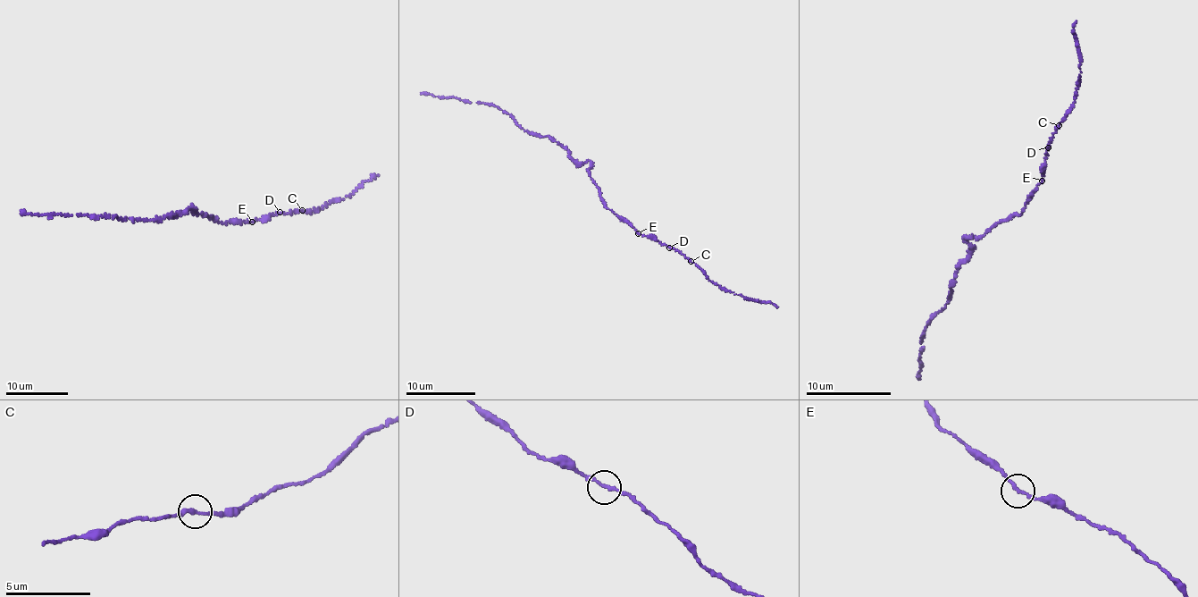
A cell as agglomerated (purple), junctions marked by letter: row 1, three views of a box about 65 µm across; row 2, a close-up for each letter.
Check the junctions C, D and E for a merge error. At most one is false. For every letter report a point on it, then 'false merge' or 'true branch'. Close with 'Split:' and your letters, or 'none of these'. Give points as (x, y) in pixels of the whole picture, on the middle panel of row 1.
C: at (691, 261); true branch
D: at (669, 248); true branch
E: at (638, 233); true branch
Split: none of these

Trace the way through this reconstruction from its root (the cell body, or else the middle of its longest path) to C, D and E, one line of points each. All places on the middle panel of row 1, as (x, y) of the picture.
C: (596, 183), (604, 206), (638, 232), (652, 235), (663, 245), (677, 249), (691, 261)
D: (596, 183), (604, 206), (638, 232), (652, 235), (669, 248)
E: (596, 183), (604, 206), (638, 232)

